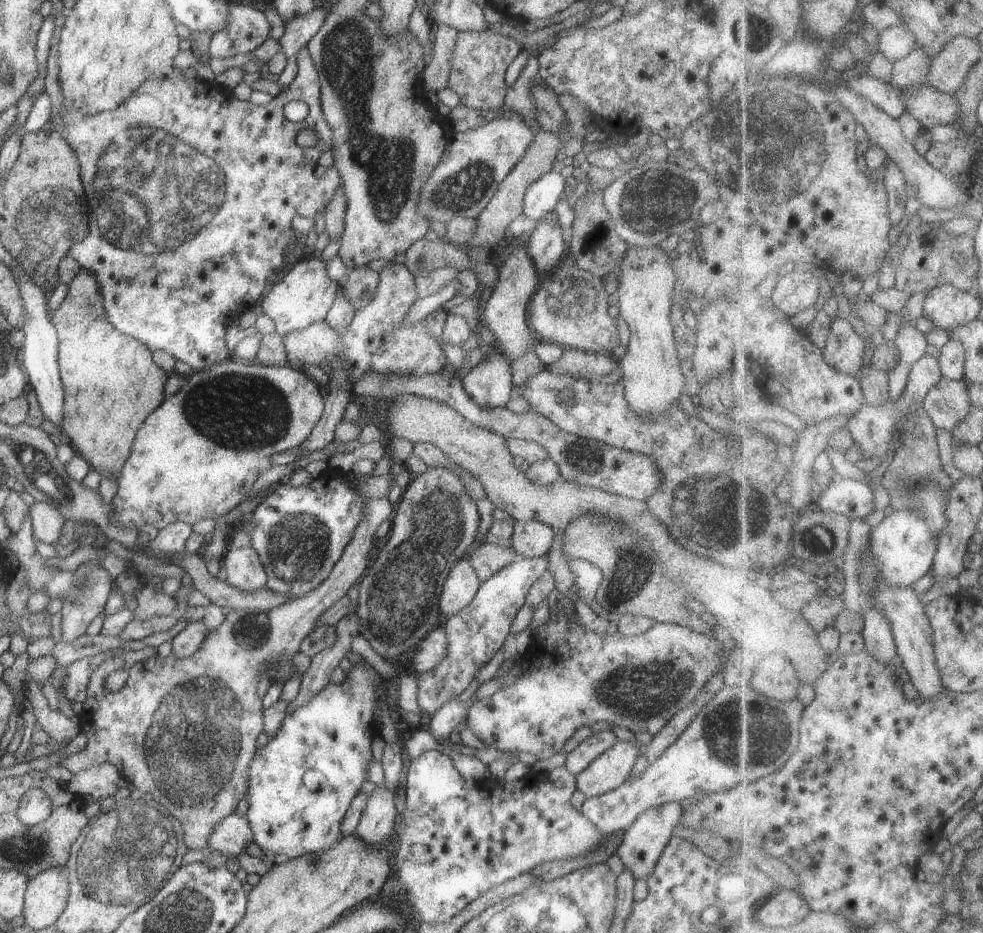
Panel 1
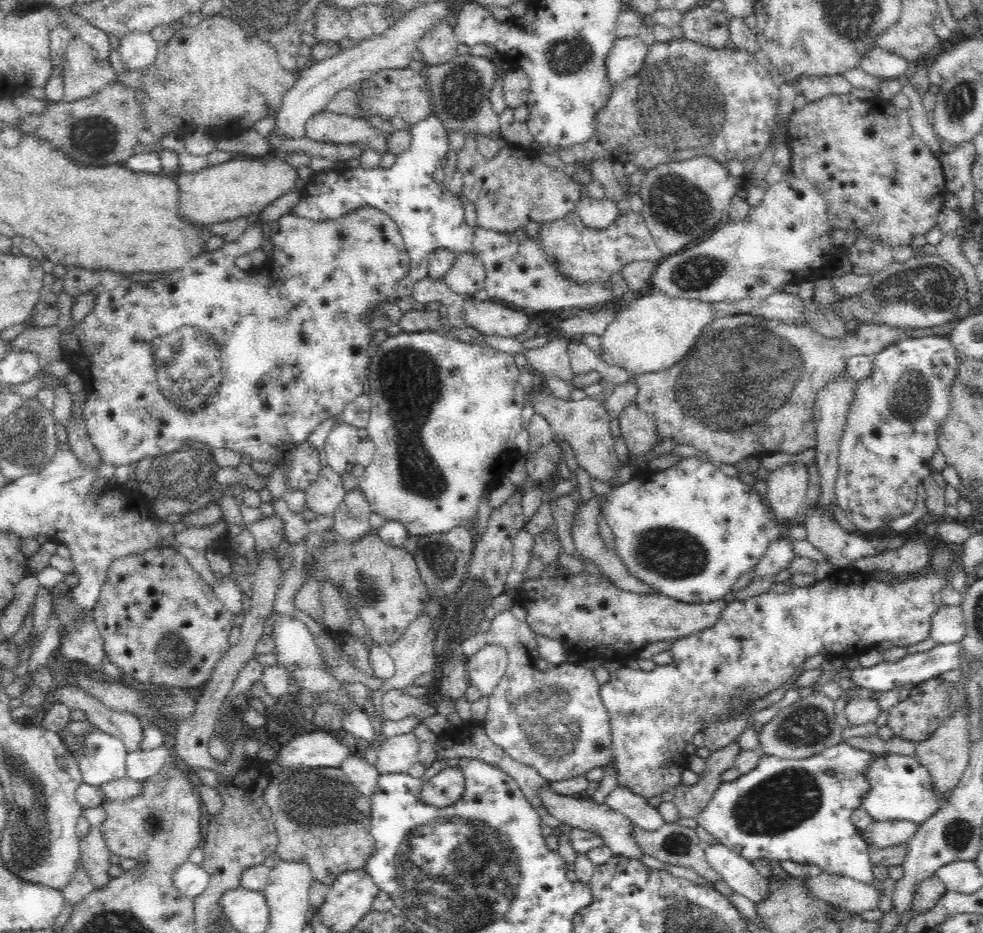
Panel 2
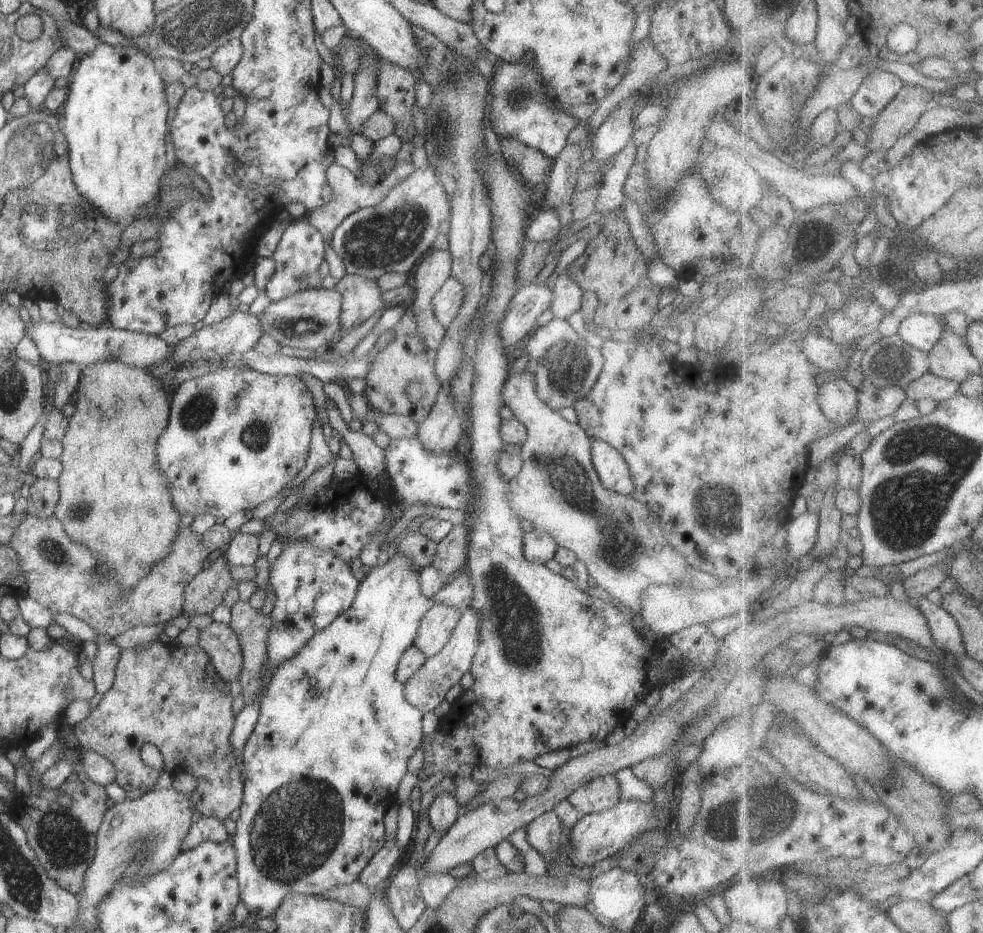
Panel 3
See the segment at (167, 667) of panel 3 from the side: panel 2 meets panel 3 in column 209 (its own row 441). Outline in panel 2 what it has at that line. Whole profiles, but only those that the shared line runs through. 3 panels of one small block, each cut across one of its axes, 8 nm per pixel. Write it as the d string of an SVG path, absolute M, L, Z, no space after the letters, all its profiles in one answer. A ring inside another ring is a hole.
M733 314L724 315L721 317L714 317L709 324L709 331L704 330L698 337L697 343L693 346L690 352L686 353L676 364L673 364L666 370L659 370L658 372L638 374L631 378L637 387L636 398L634 402L638 408L647 412L653 419L657 428L657 438L664 440L664 438L672 438L677 443L688 444L694 446L700 452L706 452L711 460L716 464L735 464L748 457L760 457L766 454L777 452L785 452L786 454L800 454L809 448L815 448L817 443L817 426L814 422L814 406L818 392L826 389L830 382L833 382L839 377L846 377L846 362L852 356L869 356L873 357L879 352L882 352L887 346L894 344L896 341L902 340L906 336L906 332L911 330L908 327L892 327L888 324L874 324L874 323L859 323L853 330L845 334L842 338L826 338L812 330L806 324L794 325L785 323L778 319L767 319L760 315L751 314Z

